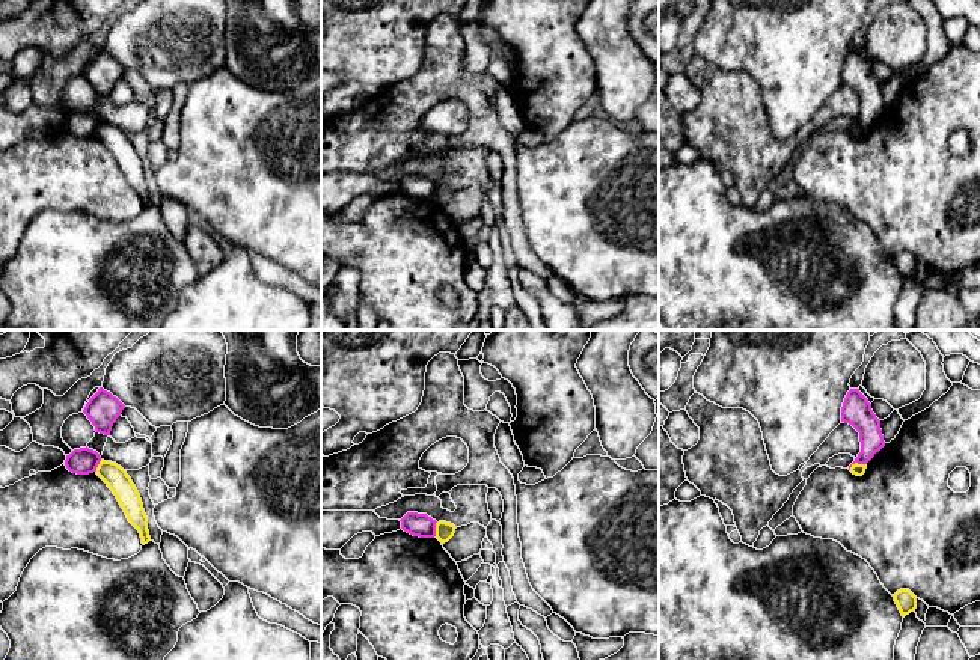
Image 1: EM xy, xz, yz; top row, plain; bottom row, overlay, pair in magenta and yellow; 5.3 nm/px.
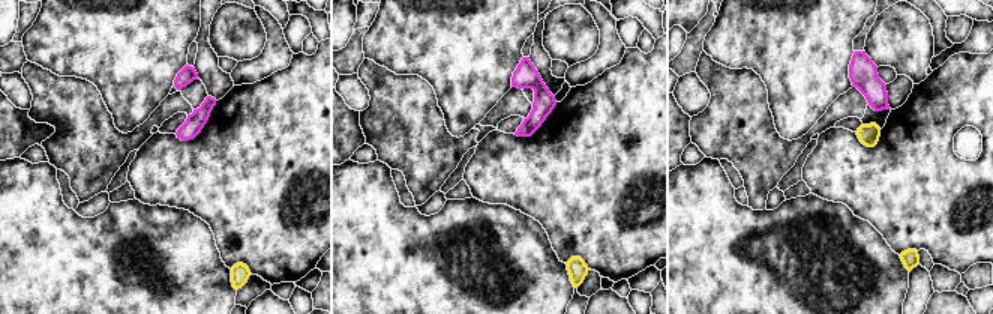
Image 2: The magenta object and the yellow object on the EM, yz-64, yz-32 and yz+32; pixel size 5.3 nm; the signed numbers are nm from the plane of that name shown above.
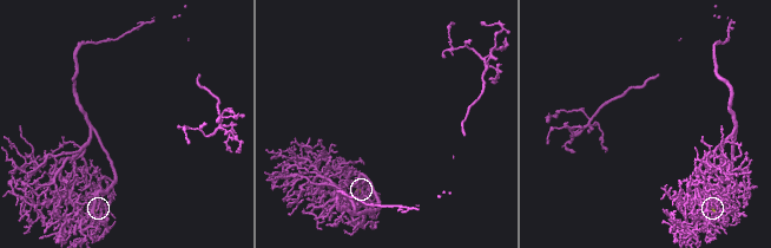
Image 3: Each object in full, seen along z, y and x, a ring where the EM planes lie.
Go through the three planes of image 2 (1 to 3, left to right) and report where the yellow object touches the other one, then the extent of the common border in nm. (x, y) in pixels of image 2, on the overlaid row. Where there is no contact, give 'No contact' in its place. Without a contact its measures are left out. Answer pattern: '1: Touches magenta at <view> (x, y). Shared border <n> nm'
1: No contact
2: No contact
3: No contact

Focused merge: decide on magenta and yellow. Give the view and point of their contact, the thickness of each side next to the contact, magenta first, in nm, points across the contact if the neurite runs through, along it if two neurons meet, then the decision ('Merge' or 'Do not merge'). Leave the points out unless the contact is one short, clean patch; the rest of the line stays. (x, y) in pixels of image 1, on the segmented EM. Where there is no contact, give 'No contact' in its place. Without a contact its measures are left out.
Touches magenta at yz (857, 461). Thickness 140 nm (magenta) against 70 nm. Boundary: yz (866, 463), (855, 463), (849, 469). Do not merge

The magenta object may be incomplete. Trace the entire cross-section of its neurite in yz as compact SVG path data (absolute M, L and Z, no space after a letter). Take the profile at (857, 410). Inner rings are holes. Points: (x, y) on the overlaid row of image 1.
M859 389L847 392L841 407L841 422L852 425L859 432L861 452L852 464L867 464L885 446L880 420Z

